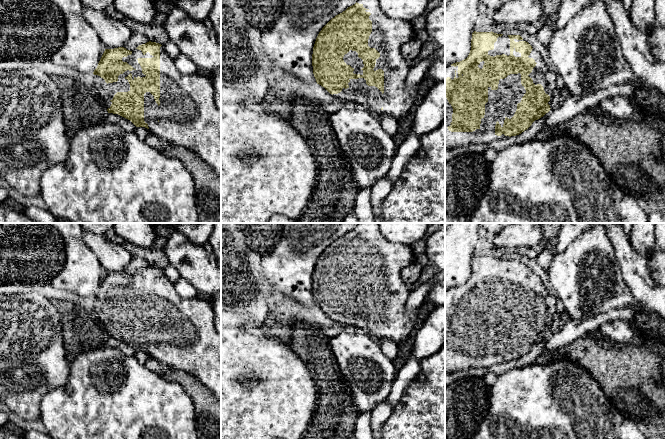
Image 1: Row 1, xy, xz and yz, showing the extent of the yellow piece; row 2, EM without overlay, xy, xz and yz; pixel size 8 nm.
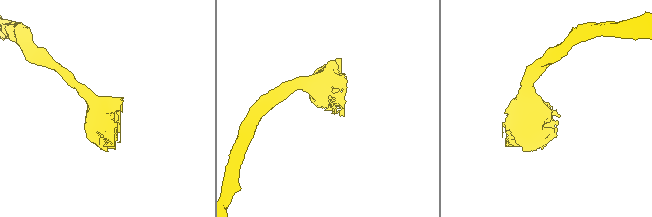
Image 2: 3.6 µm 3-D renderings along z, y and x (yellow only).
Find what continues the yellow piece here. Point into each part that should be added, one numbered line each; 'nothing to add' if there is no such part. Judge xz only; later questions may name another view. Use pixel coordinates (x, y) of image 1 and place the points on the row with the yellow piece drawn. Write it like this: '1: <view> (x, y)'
1: xz (388, 35)

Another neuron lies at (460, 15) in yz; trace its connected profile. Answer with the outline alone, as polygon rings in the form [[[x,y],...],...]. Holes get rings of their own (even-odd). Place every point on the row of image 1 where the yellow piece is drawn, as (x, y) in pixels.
[[[450,0],[445,8],[445,65],[468,57],[479,3],[480,0]]]

